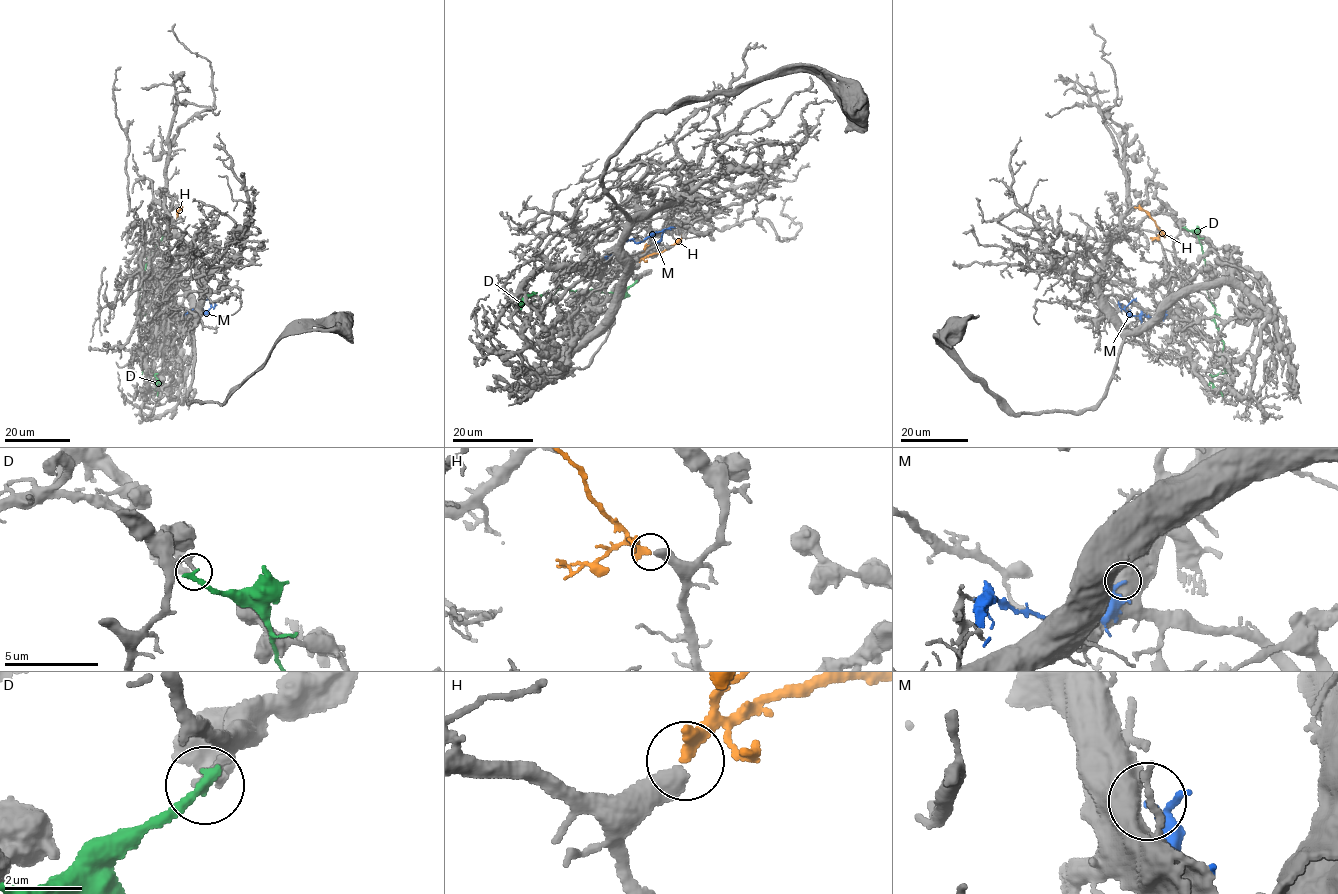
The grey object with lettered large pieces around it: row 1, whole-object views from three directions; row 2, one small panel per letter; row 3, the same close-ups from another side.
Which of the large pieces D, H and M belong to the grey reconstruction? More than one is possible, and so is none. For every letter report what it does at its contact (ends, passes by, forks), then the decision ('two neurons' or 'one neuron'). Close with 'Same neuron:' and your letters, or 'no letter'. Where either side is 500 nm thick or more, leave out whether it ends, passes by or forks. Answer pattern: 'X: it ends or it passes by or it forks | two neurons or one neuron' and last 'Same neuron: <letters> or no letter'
D: it ends | two neurons
H: it ends | one neuron
M: two neurons
Same neuron: H

